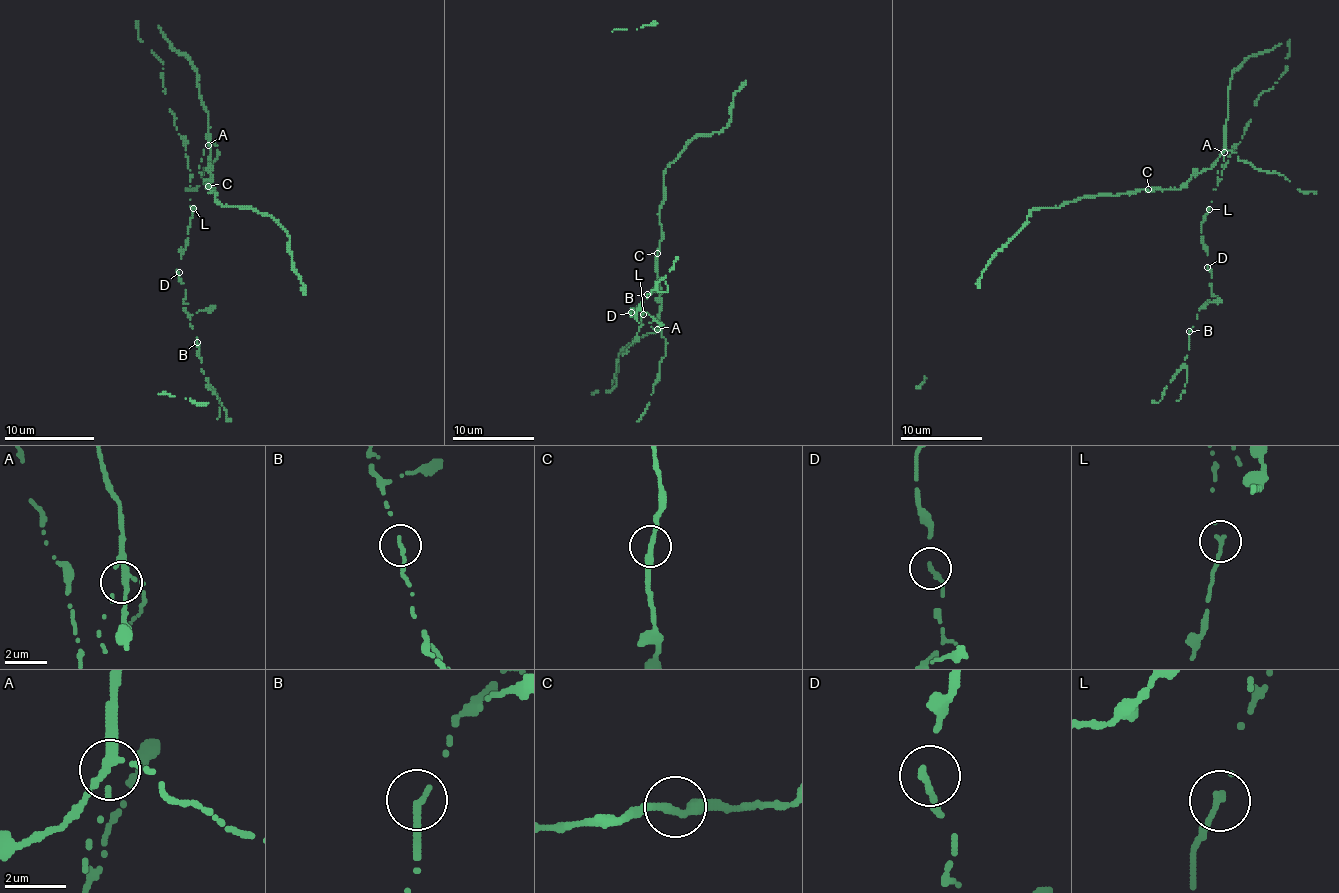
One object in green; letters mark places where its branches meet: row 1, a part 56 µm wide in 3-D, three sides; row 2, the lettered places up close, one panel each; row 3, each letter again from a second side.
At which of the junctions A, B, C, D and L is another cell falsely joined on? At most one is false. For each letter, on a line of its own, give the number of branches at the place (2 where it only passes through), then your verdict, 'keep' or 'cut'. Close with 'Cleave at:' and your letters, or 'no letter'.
A: 2 | keep
B: 1 | keep
C: 2 | keep
D: 1 | keep
L: 1 | cut
Cleave at: L

